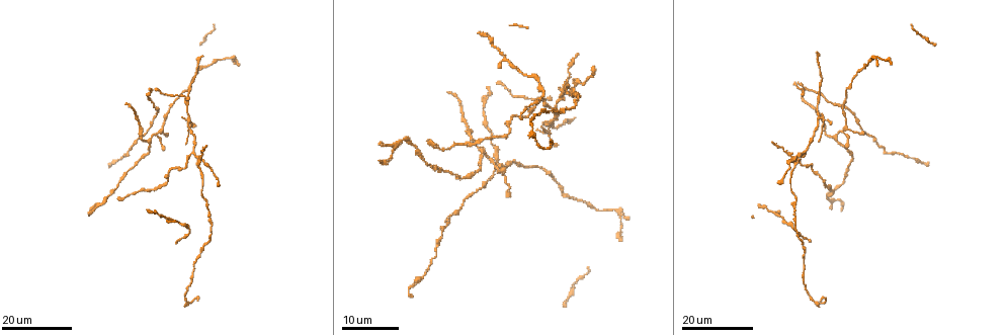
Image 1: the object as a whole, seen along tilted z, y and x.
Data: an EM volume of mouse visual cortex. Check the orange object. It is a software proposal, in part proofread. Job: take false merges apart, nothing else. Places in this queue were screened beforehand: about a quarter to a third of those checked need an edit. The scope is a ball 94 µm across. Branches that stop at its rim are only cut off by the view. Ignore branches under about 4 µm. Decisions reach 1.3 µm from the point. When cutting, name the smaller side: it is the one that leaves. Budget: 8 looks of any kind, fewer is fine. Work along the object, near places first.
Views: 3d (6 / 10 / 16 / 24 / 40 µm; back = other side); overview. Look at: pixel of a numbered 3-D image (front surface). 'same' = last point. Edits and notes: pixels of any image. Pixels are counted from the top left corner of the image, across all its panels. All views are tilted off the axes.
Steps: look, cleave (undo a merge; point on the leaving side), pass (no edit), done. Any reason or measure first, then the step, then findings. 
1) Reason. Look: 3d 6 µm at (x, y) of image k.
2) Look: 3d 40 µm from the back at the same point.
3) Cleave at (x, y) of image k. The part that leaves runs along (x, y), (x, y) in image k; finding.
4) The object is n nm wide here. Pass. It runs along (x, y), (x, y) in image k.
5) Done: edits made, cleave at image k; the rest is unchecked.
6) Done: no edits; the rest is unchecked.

Three-way junction. Look: 3d 16 µm at (200, 164) of image 1.

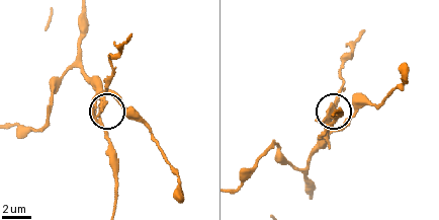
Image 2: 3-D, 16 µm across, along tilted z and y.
Look: 3d 10 µm at (328, 117) of image 2.

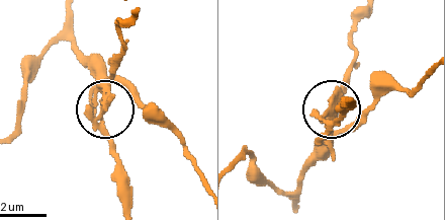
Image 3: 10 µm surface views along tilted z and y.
3 arms meet here. Cleave at (109, 81) of image 3. A second neuron is stuck on.

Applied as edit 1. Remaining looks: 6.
Look: overview.

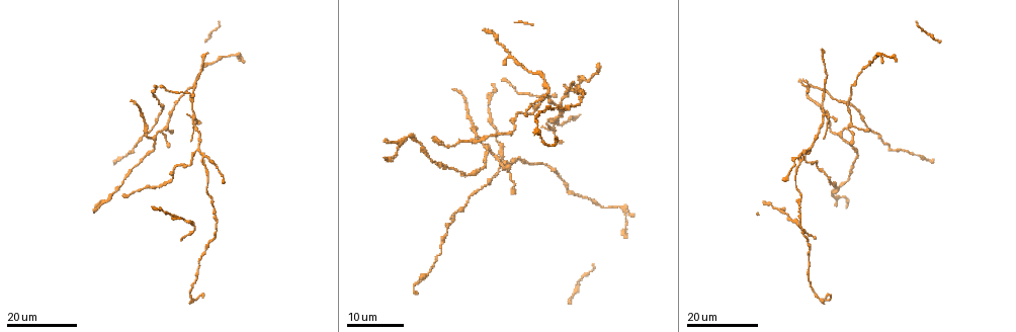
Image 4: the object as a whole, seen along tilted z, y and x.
Branch point. Look: 3d 16 µm at (849, 108) of image 4.

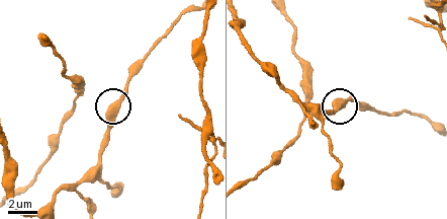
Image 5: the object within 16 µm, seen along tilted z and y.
Look: 3d 6 µm at (110, 112) of image 5.

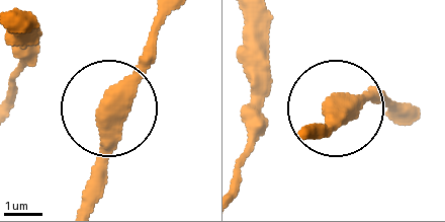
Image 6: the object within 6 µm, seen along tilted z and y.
Pass. One neuron here.

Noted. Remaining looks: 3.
Look: 3d 24 µm at (823, 114) of image 4.

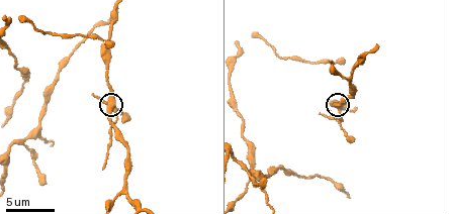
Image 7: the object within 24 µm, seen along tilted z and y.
Closer look. Look: 3d 10 µm at (340, 108) of image 7.

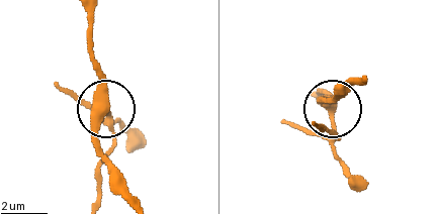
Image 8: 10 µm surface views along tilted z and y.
3 arms meet here. Pass. It runs along (361, 77), (324, 102), (331, 113), (334, 148), (347, 170) in image 8; continuous, no second neuron.

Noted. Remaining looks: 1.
Done: edits made, cleave at image 3; the rest is unchecked.

